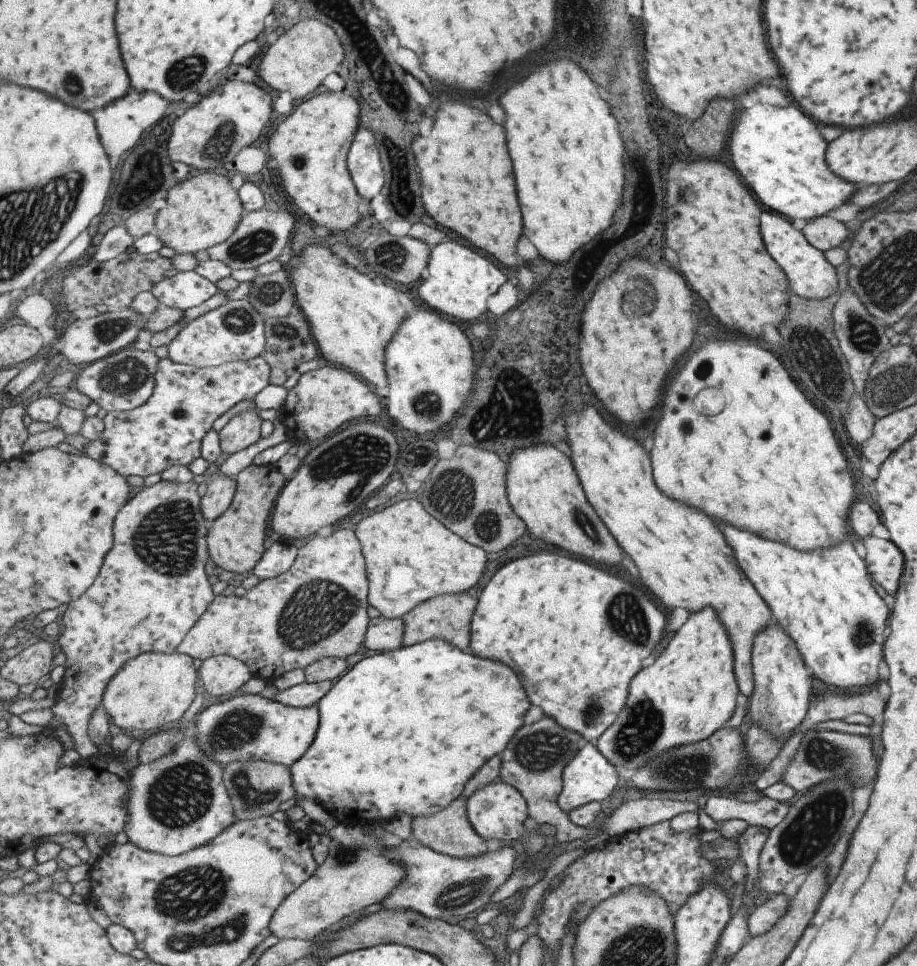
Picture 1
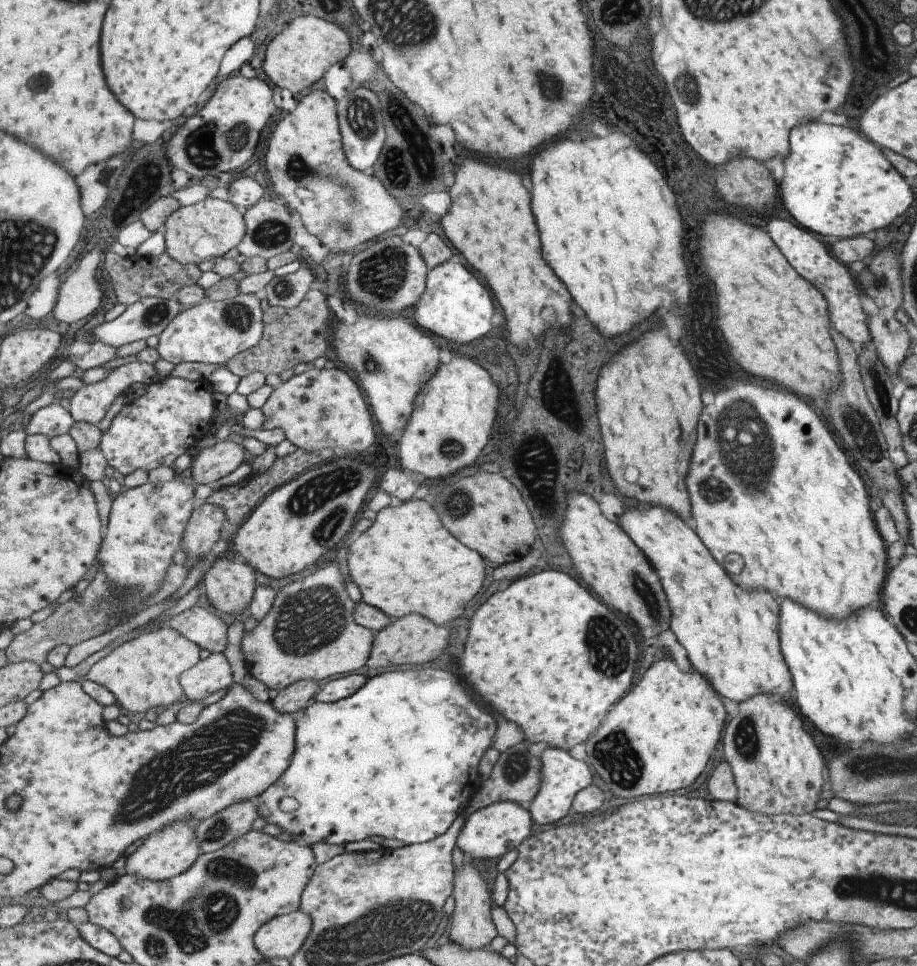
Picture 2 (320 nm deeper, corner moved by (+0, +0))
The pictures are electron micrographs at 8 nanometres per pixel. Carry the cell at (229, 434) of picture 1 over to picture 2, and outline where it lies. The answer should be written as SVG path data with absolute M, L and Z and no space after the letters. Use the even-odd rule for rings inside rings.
M233 440L216 442L205 448L192 463L192 477L197 485L215 486L221 478L235 472L241 464L245 464L245 448Z

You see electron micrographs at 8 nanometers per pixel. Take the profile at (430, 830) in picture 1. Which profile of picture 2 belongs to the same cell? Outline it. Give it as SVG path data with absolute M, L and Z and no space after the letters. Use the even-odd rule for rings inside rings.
M463 864L459 866L458 871L455 870L455 889L454 899L456 901L456 908L452 914L452 926L450 929L450 940L453 940L455 944L463 946L463 948L471 948L471 950L477 950L477 948L490 948L491 942L497 938L497 928L495 928L495 922L491 918L492 894L487 890L487 882L485 878L481 876L481 872L478 866L472 864Z

